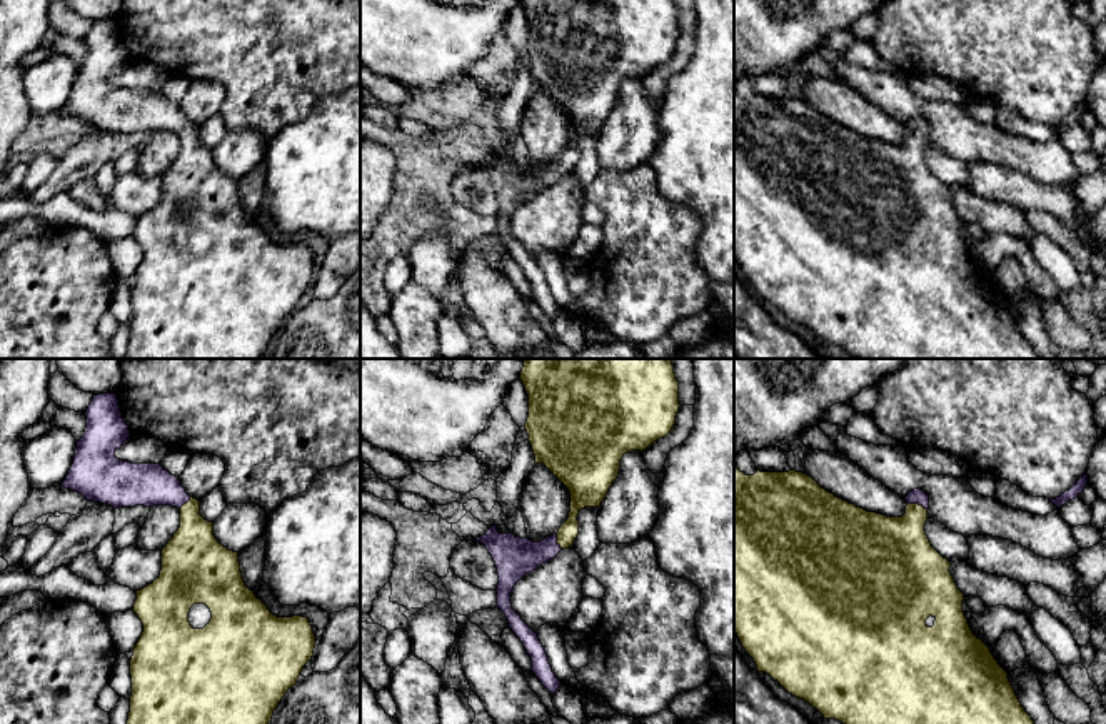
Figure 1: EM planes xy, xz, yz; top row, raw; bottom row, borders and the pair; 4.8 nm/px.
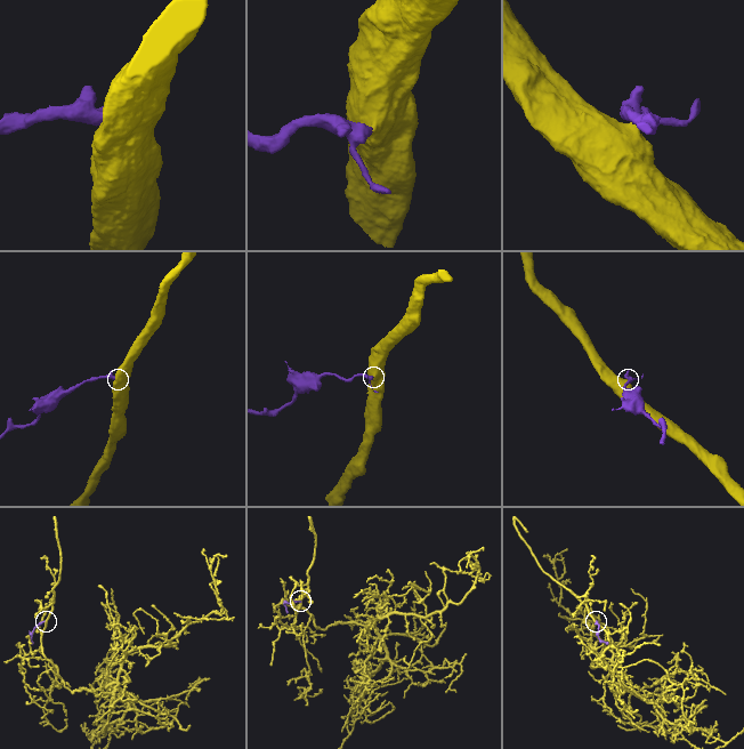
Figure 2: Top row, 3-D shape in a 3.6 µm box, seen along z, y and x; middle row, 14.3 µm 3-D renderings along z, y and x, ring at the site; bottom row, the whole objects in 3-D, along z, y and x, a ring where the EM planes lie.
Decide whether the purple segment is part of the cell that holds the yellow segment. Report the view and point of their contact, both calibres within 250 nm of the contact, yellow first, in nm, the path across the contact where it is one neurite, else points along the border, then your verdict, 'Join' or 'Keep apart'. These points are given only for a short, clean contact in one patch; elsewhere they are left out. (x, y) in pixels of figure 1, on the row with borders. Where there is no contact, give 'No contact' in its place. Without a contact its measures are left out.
Touches yellow at yz (918, 504). Thickness 320 nm (yellow) against 70 nm. Path across: yz (896, 551), (916, 516), (918, 504), (916, 496). Join

